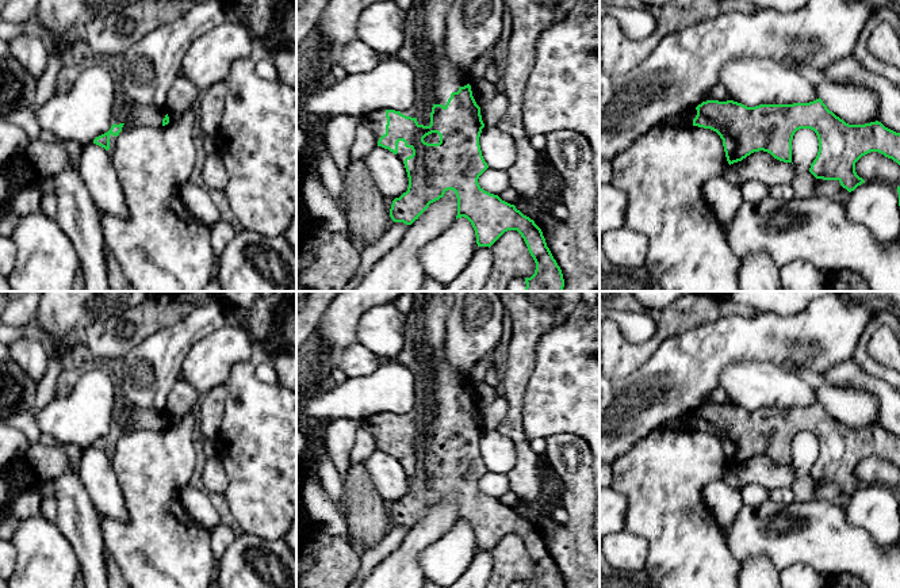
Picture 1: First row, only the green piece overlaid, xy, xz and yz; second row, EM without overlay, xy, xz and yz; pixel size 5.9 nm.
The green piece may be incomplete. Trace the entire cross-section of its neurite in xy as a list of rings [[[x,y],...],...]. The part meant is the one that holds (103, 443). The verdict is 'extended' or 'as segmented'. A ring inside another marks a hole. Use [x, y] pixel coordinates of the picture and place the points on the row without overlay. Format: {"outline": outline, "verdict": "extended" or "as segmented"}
{"outline": [[[114,427],[107,436],[96,440],[93,443],[93,447],[104,451],[107,454],[107,457],[112,461],[115,450],[116,450],[116,440],[122,435],[123,428],[125,427],[119,427],[119,428]]], "verdict": "extended"}

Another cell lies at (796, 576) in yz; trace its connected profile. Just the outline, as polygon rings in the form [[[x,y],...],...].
[[[793,564],[780,572],[781,588],[827,588],[828,580],[812,568]]]

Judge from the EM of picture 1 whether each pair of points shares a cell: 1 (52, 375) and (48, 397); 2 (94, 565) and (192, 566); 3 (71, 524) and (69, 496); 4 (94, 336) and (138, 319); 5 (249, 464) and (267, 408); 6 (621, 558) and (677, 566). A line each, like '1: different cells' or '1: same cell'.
1: same cell
2: different cells
3: same cell
4: same cell
5: same cell
6: different cells

